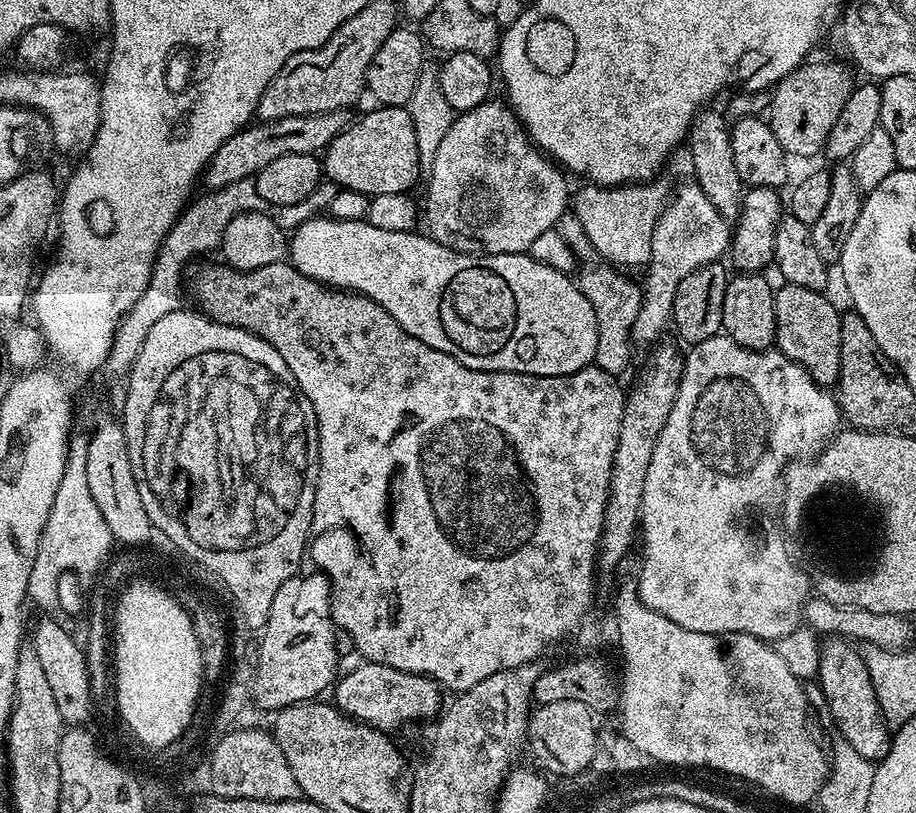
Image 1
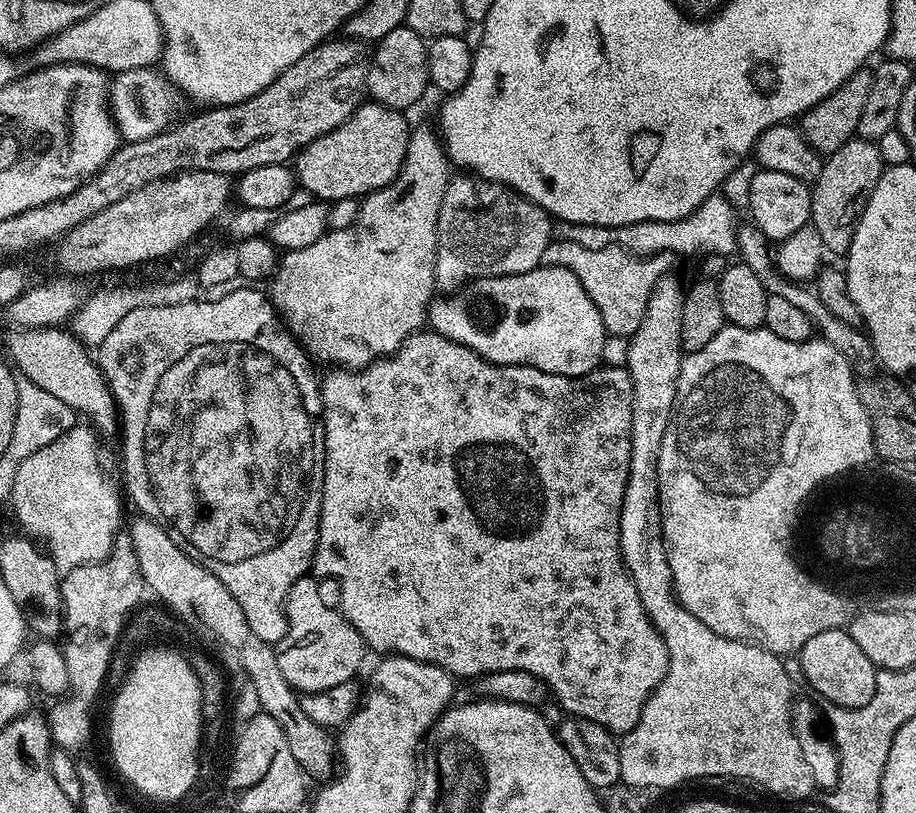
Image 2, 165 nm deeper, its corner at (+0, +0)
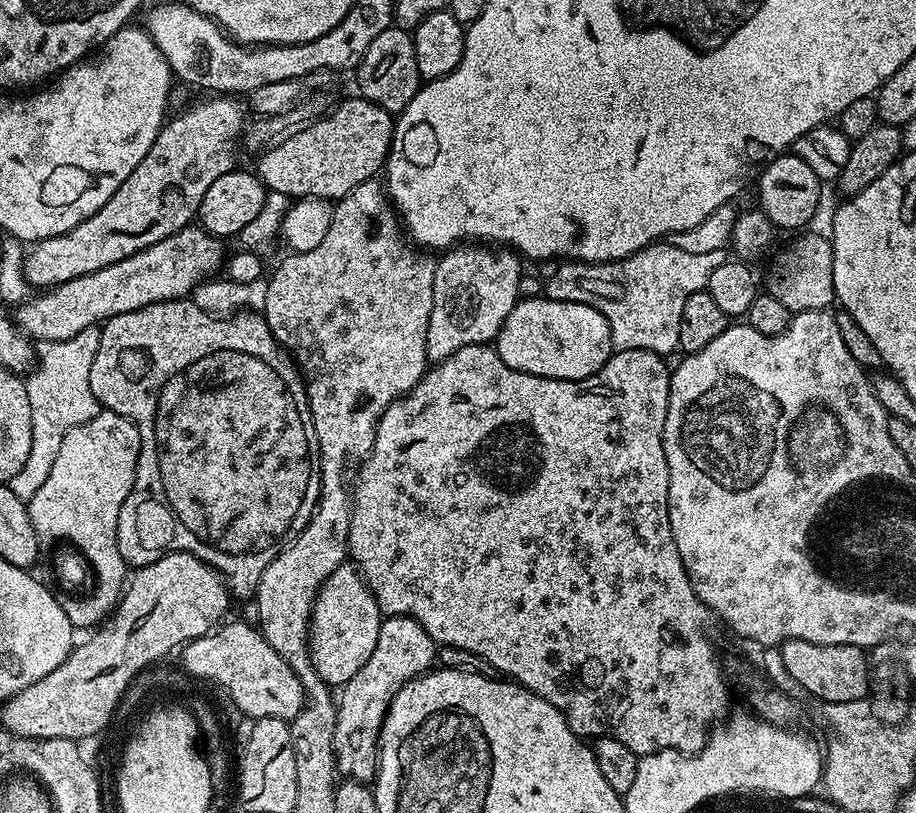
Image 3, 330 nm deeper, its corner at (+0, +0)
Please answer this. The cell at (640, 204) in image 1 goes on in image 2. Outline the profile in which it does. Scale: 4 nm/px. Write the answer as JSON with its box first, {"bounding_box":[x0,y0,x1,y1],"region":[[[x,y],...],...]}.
{"bounding_box":[555,192,737,257],"region":[[[722,192],[712,193],[710,198],[702,202],[699,209],[694,214],[687,215],[684,219],[678,219],[674,222],[640,222],[631,223],[624,227],[598,227],[586,226],[585,224],[561,224],[555,229],[555,237],[560,240],[577,242],[578,245],[588,250],[606,250],[610,248],[626,249],[632,256],[657,256],[663,254],[694,254],[698,251],[703,254],[715,254],[719,257],[725,257],[726,254],[737,251],[737,221],[734,222],[734,210],[729,200],[722,195]]]}

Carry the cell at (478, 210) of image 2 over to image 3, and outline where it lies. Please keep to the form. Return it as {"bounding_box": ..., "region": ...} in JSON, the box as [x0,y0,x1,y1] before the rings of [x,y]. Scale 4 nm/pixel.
{"bounding_box":[426,242,521,361],"region":[[[464,242],[453,246],[436,260],[434,270],[434,306],[426,330],[426,354],[429,361],[450,358],[454,350],[475,344],[491,345],[502,330],[507,315],[514,310],[520,293],[521,257],[512,250],[495,252],[495,247]]]}

